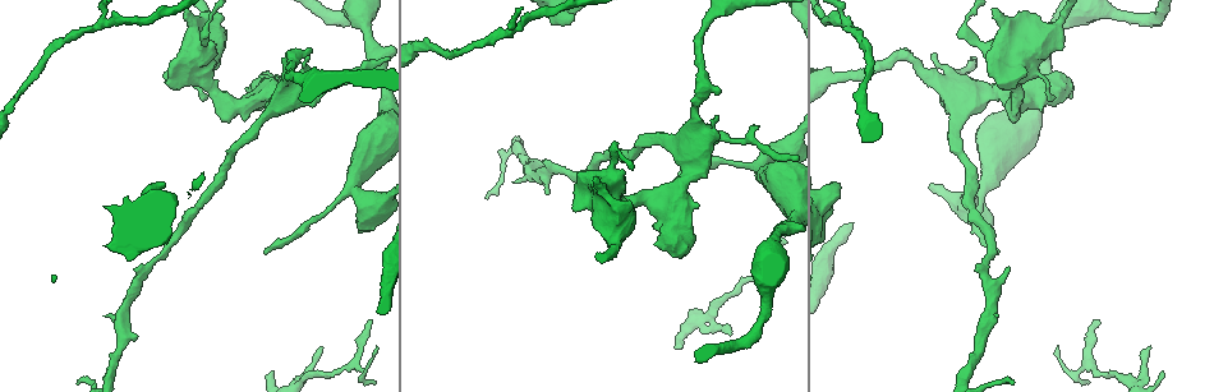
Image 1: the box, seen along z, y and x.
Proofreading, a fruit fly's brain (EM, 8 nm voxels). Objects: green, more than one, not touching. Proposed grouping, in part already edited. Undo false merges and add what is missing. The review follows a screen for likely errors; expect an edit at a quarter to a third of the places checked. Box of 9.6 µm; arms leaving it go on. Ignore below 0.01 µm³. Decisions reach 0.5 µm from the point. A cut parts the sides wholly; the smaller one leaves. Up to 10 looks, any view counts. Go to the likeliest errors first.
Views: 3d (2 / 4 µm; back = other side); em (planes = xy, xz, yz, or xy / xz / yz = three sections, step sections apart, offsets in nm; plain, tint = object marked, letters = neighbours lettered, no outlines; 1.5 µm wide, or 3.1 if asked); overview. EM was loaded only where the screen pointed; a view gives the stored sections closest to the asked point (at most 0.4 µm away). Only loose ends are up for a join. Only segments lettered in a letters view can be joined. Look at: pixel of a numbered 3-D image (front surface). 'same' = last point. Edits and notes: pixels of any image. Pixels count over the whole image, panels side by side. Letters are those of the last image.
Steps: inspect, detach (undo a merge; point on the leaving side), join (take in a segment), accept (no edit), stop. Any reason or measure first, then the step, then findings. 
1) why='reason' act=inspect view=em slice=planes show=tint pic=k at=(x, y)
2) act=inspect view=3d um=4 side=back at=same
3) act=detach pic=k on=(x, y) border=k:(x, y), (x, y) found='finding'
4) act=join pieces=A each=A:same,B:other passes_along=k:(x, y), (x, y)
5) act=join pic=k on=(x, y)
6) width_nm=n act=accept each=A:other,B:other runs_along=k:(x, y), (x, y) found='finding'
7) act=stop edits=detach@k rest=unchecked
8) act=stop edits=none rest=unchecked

why='thin end' act=inspect view=em slice=yz step=4 show=letters pic=1 at=(998, 254)

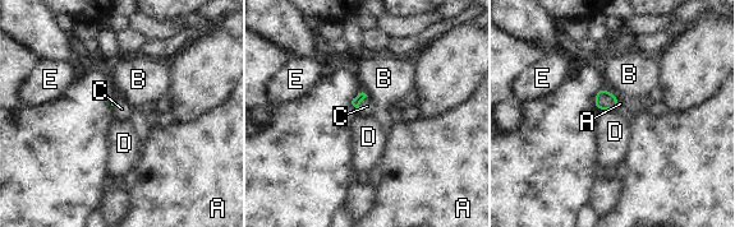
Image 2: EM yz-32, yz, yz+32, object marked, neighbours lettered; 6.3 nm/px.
act=join pic=2 on=(367, 106) each=A:other,B:other,C:same,D:other,E:other passes_along=2:(359, 97), (359, 102), (367, 106) found='it goes on there'

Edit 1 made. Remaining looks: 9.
why='thin end' act=inspect view=em slice=planes show=letters pic=1 at=(207, 98)

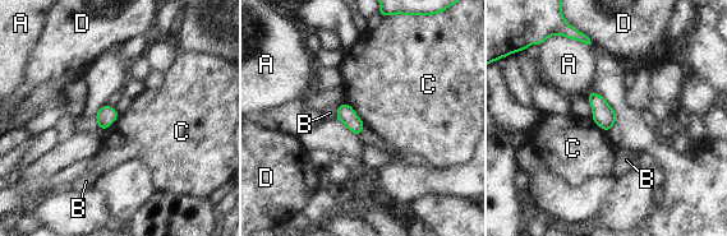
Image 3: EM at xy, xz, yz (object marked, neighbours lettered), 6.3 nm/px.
act=accept each=A:other,B:other,C:other,D:other found='no lettered segment goes on from it'

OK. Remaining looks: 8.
why='long arm stops here' act=inspect view=em slice=yz step=8 show=letters pic=1 at=(487, 199)

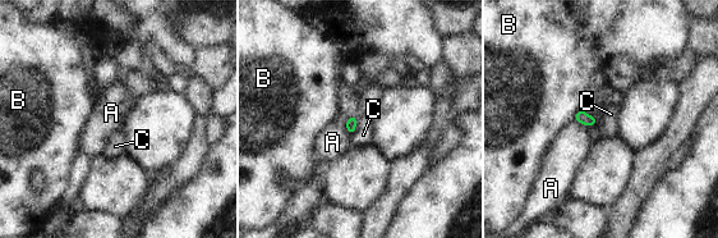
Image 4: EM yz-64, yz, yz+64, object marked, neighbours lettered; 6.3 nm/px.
act=inspect view=em slice=planes show=letters at=same

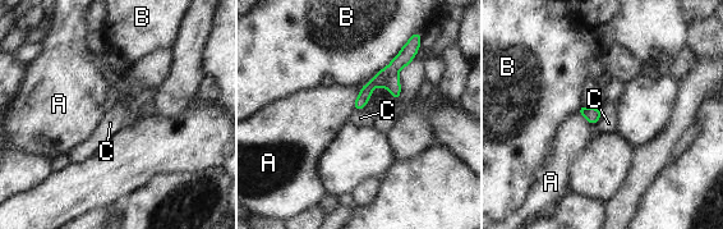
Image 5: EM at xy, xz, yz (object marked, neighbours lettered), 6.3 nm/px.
act=accept each=A:other,B:other,C:other border=5:(601, 106), (601, 118), (597, 124) found='no lettered segment goes on from it'

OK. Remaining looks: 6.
why='side arm on a straight run' act=inspect view=3d um=4 pic=1 at=(848, 23)

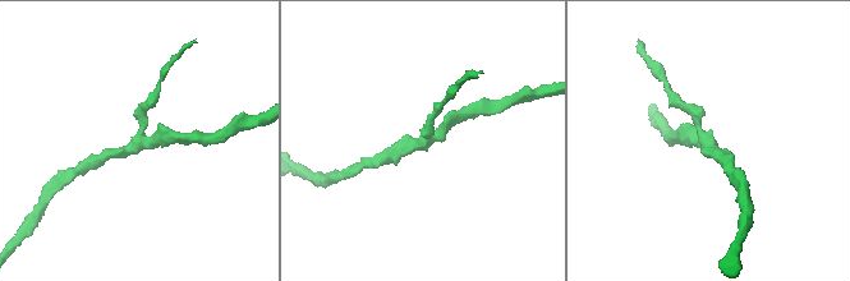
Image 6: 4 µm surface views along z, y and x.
arms=3 why='need the tissue' act=inspect view=em slice=planes show=letters pic=6 at=(140, 142)

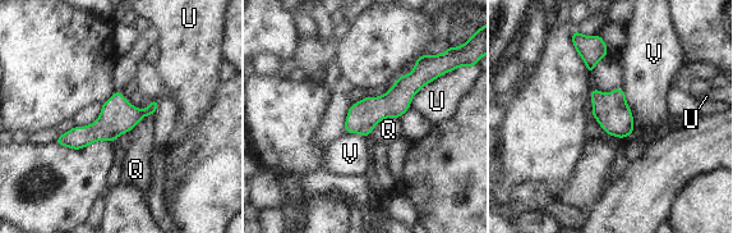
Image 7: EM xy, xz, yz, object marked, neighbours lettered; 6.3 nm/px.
act=accept each=Q:other,U:other,V:other runs_along=7:(153, 104), (60, 141) found='continuous, no second neuron'

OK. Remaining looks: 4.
act=stop edits=join@2 rest=unchecked

